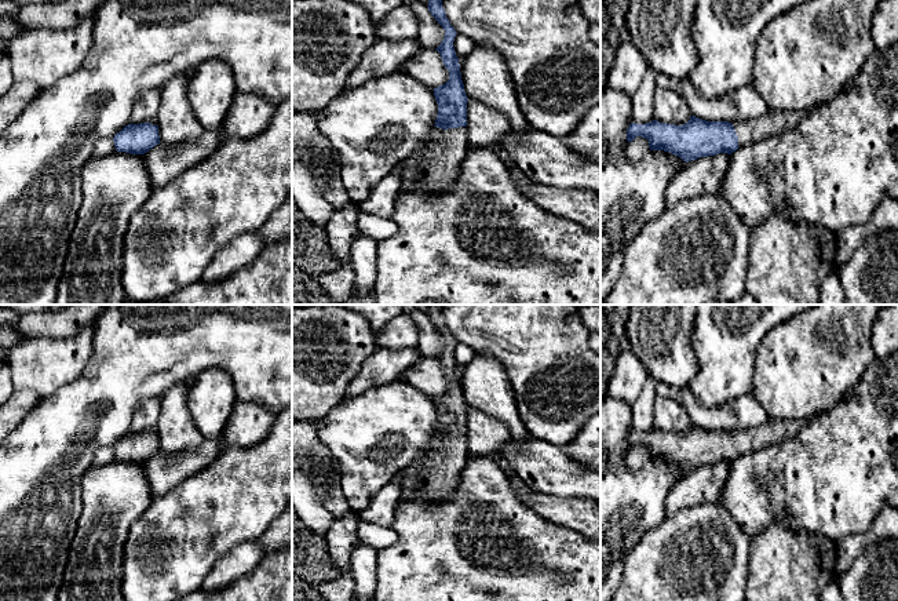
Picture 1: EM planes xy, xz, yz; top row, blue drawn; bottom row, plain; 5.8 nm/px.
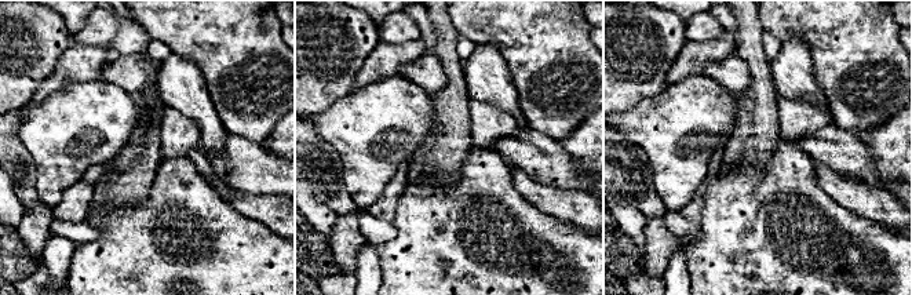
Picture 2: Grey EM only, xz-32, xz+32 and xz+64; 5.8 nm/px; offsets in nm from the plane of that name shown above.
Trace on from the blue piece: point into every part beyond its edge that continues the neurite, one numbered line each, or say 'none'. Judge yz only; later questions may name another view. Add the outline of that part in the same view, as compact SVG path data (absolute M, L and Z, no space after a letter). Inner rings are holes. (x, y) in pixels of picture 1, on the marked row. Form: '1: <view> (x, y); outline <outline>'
1: yz (773, 123); outline M810 109L799 112L774 112L769 110L764 116L751 120L731 121L738 136L738 146L758 142L769 135L777 135L785 130L793 128Z

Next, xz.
1: xz (434, 168); outline M434 127L423 147L404 161L401 192L448 194L455 187L467 150L467 127Z

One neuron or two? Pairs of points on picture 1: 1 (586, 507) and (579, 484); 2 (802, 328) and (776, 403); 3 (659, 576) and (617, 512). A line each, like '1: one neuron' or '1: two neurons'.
1: two neurons
2: one neuron
3: two neurons

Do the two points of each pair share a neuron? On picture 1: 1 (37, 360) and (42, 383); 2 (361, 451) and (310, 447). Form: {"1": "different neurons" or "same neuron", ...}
{"1": "same neuron", "2": "different neurons"}

